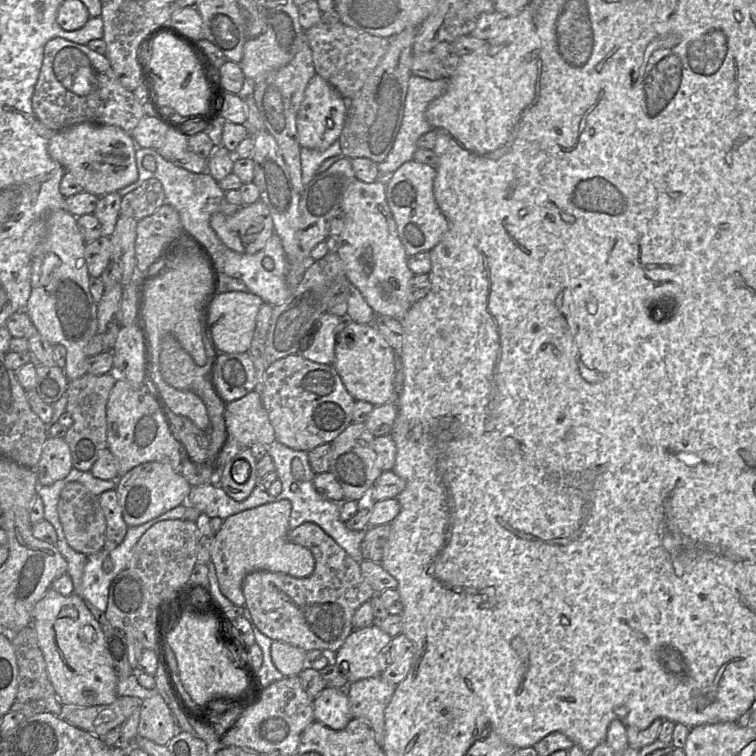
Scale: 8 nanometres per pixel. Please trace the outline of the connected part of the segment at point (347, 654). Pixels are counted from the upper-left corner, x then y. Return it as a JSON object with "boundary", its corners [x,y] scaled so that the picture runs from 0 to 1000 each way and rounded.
{"boundary":[[[497,824],[484,831],[468,832],[439,868],[439,873],[460,905],[501,894],[519,877],[515,868],[517,861],[511,861],[517,848],[519,843]]]}

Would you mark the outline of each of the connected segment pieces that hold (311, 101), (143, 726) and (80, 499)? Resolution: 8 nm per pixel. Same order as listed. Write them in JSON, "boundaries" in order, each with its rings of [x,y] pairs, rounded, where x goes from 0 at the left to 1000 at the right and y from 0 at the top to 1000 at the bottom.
{"boundaries":[[[[417,98],[406,112],[393,149],[393,177],[398,194],[429,200],[448,184],[460,146],[458,132],[440,114]]],[[[209,915],[188,926],[181,968],[210,985],[221,985],[234,970],[230,948]]],[[[91,638],[79,651],[75,676],[86,712],[97,728],[118,734],[136,725],[140,687],[130,656],[124,655],[106,638]]]]}

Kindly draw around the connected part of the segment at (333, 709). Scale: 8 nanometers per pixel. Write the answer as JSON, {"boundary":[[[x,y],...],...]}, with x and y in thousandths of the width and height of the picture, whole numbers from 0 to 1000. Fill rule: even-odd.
{"boundary":[[[430,909],[414,925],[417,954],[440,966],[455,964],[466,950],[458,911]]]}

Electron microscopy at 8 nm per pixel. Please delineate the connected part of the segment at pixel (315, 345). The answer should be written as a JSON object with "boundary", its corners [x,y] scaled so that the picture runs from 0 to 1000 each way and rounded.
{"boundary":[[[430,413],[418,426],[417,435],[411,438],[407,460],[401,464],[396,464],[393,468],[418,480],[440,483],[443,476],[446,444],[448,443],[448,435],[451,437],[456,429],[456,422],[462,421],[451,421]]]}

